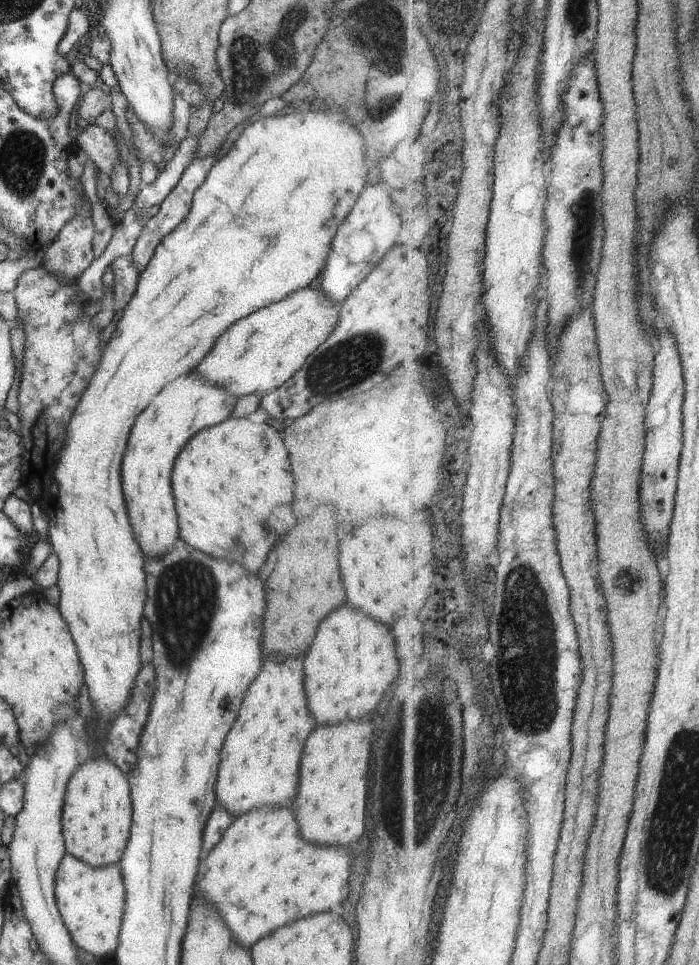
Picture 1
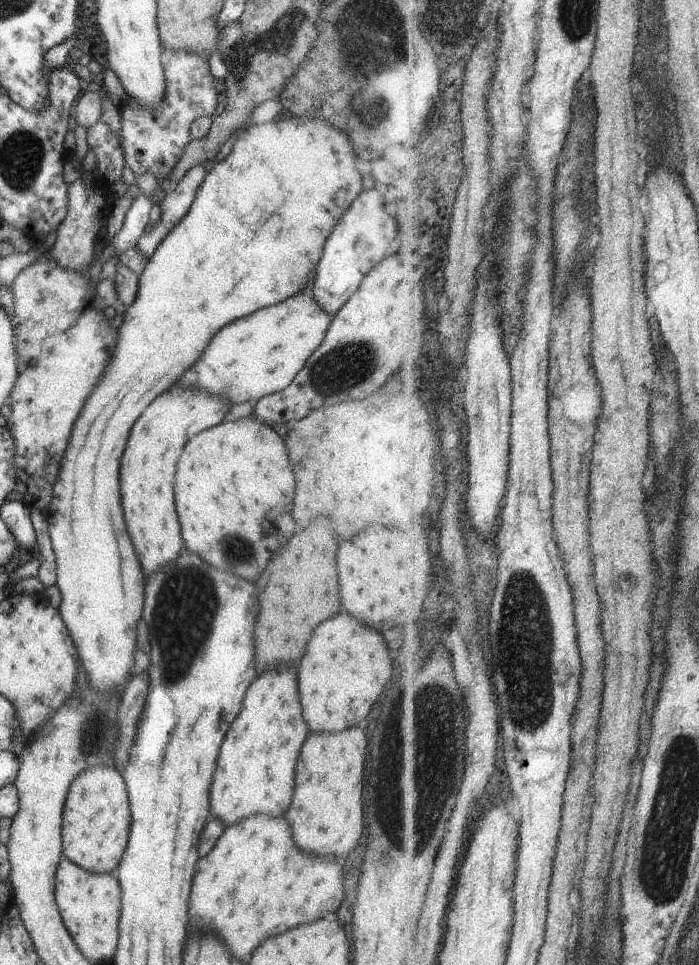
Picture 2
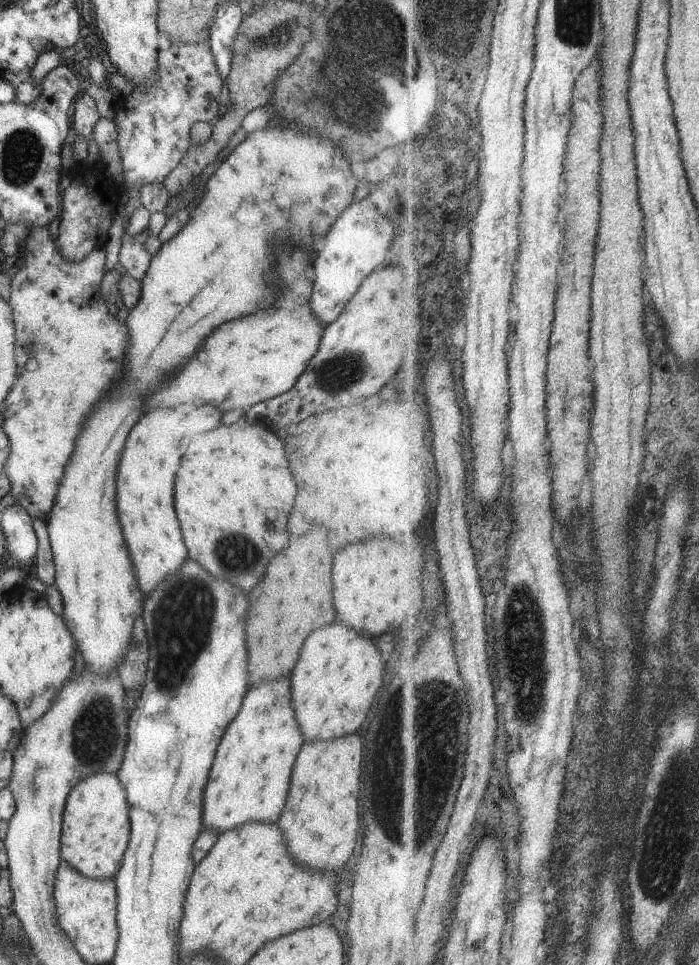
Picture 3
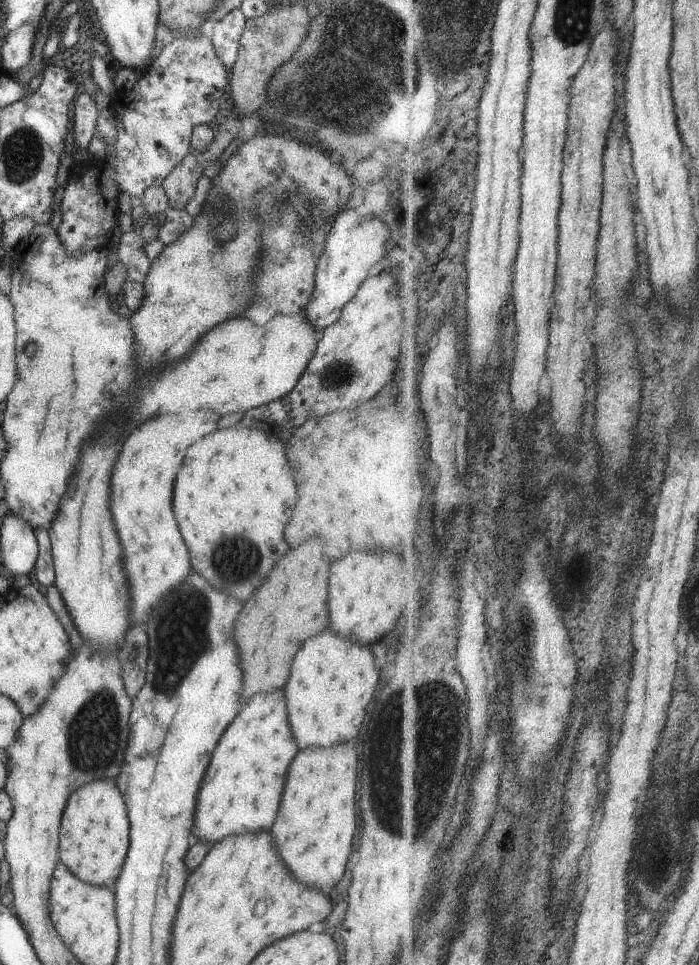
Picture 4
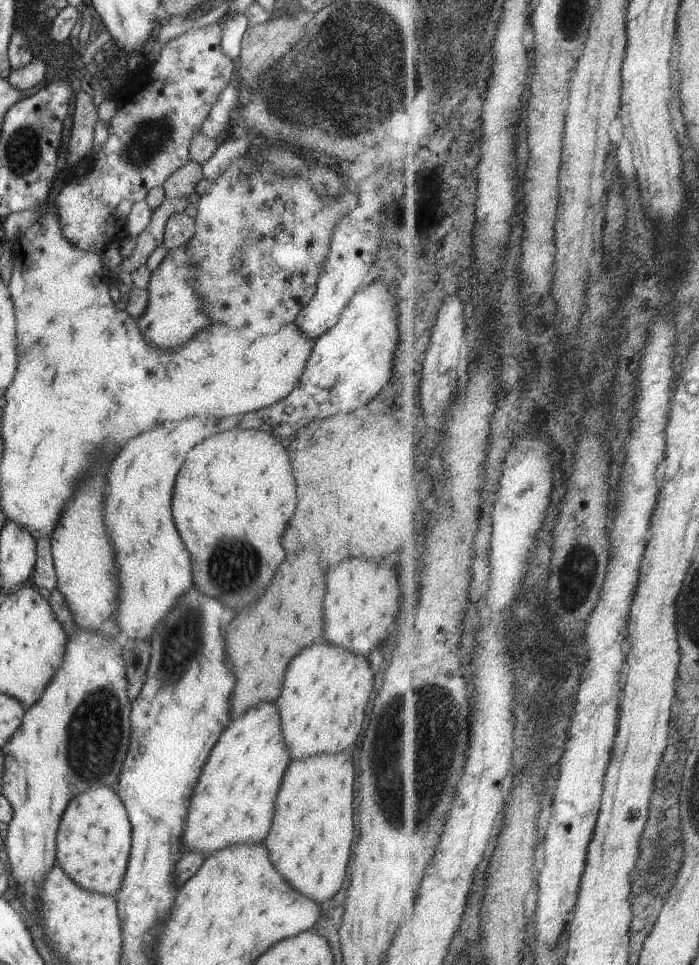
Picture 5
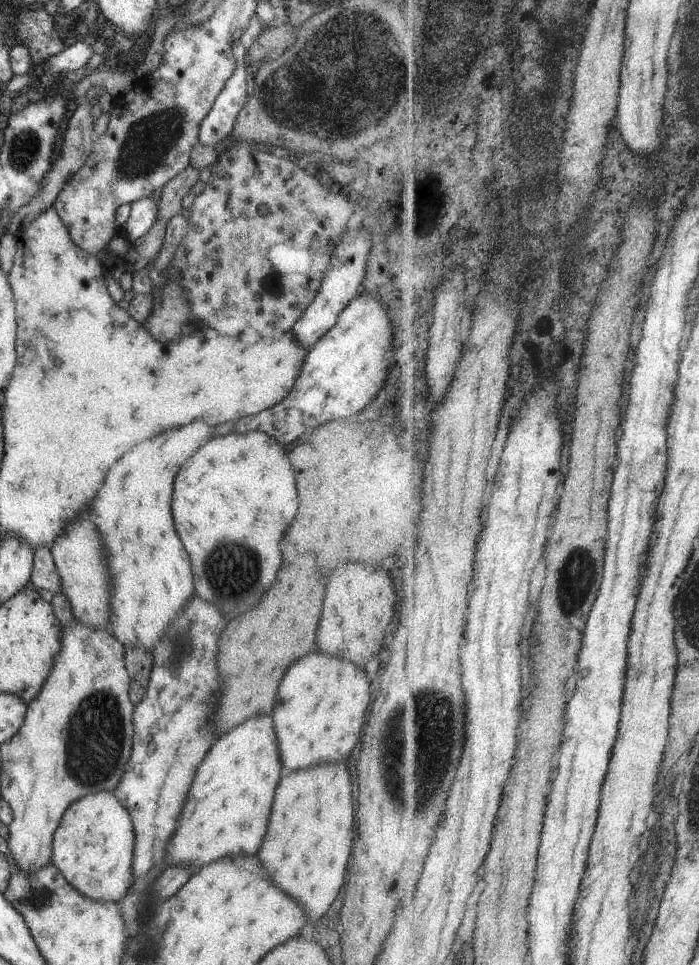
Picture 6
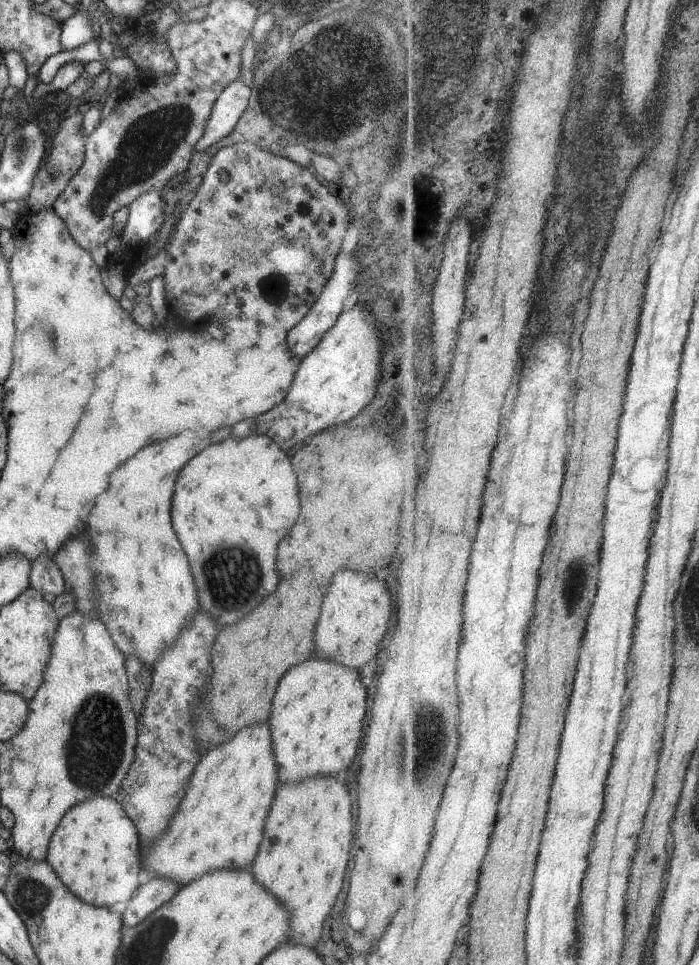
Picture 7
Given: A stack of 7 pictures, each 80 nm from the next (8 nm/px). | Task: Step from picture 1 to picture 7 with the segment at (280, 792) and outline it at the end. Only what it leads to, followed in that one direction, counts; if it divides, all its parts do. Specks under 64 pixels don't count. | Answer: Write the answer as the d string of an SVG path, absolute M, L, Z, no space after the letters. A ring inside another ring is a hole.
M253 724L241 728L231 740L211 748L195 766L187 792L171 818L167 832L147 848L147 854L139 854L143 870L147 870L152 878L165 876L173 878L175 884L189 884L211 872L215 868L241 868L249 866L249 862L257 854L259 838L263 832L263 822L267 816L267 808L273 800L273 790L277 784L277 768L271 752L271 736L267 724Z

